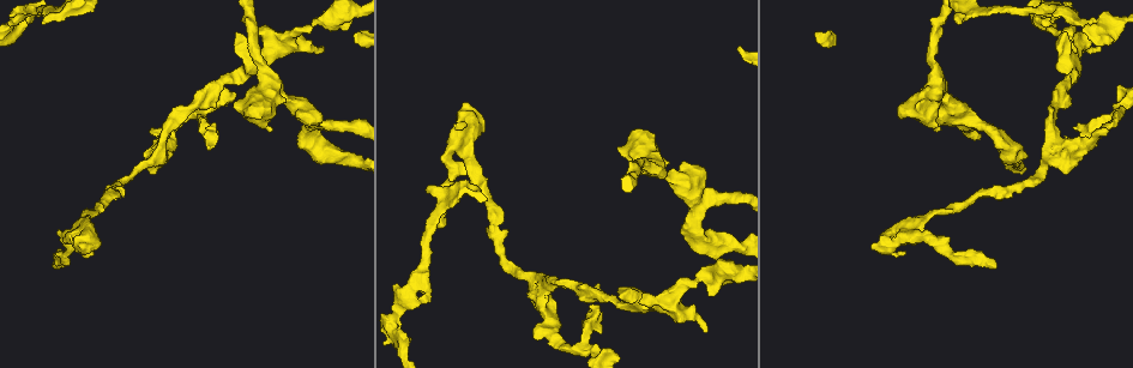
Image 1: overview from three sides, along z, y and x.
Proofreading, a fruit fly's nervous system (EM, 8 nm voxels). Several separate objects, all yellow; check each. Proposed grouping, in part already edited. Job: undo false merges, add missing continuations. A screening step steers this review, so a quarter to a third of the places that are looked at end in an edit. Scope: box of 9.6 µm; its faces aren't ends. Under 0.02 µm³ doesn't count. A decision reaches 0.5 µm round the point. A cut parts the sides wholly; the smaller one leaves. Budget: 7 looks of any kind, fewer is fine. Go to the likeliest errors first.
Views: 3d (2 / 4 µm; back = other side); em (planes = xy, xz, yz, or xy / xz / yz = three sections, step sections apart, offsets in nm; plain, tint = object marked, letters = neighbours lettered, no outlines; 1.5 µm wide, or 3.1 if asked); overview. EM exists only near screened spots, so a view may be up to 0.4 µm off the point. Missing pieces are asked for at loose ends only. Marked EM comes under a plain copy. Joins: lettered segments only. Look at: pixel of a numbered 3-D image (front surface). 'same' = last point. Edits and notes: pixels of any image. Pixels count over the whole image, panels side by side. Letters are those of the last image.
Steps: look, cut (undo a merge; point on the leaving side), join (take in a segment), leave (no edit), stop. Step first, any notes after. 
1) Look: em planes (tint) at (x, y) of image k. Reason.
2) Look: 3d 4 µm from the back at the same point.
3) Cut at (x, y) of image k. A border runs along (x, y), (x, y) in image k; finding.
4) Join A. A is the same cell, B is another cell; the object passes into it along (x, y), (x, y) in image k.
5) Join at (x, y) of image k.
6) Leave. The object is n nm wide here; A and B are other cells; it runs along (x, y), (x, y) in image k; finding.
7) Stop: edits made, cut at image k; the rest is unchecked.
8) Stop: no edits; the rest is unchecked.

Look: em 3.1 µm yz step 8 (tint) at (209, 149) of image 1. Free end.

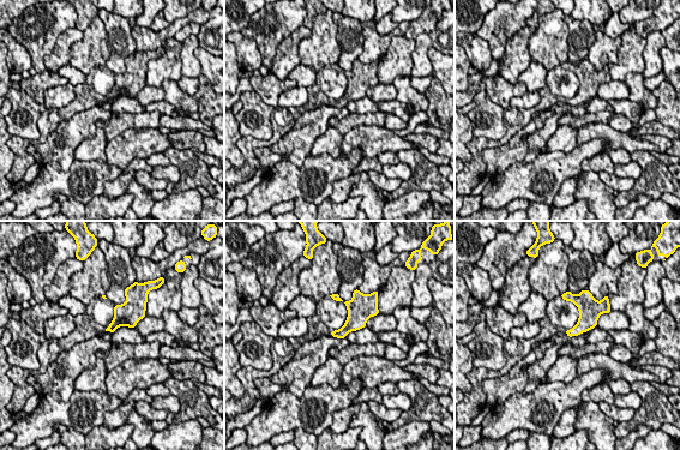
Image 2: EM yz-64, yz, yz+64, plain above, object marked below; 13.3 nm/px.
Look: em 3.1 µm planes (letters) at the same point.

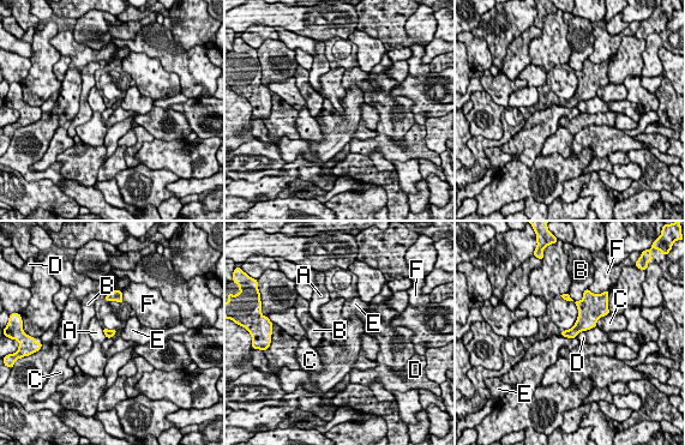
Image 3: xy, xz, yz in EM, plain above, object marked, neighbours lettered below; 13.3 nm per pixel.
Leave. The longest contact is with D, 320 nm; A, B, C, D, E and F are other cells; none of them fits.

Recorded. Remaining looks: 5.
Look: em xz step 8 (letters) at (712, 295) of image 1. Branch stops here.

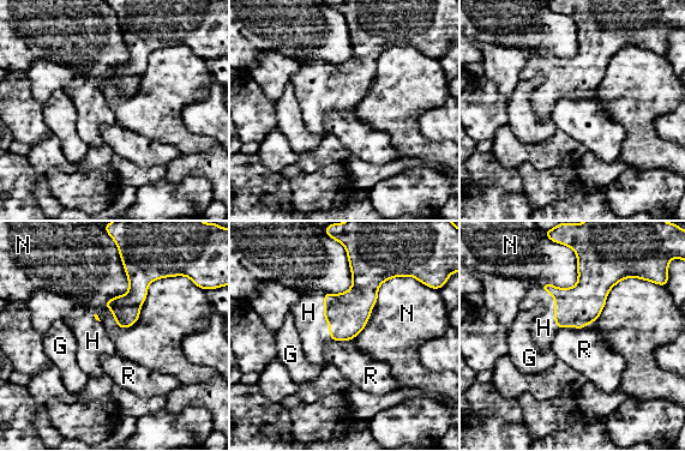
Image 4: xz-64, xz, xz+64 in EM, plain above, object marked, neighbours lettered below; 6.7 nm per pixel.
Look: em planes (letters) at the same point.

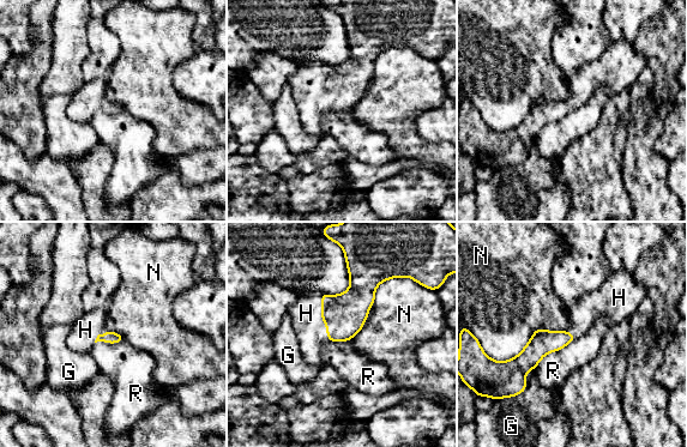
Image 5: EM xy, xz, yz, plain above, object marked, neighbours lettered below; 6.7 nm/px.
Join at (306, 313) of image 5. H is the same cell, G, N and R are other cells; the object passes into it along (344, 314), (321, 316), (306, 313) in image 5; it goes on there.

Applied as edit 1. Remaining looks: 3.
Look: overview.

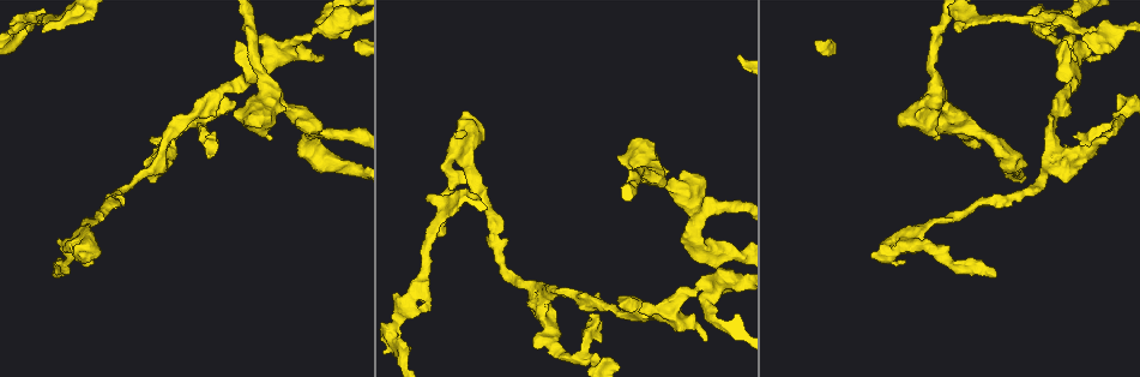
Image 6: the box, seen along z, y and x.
Look: 3d 4 µm at (427, 201) of image 6. Free end.

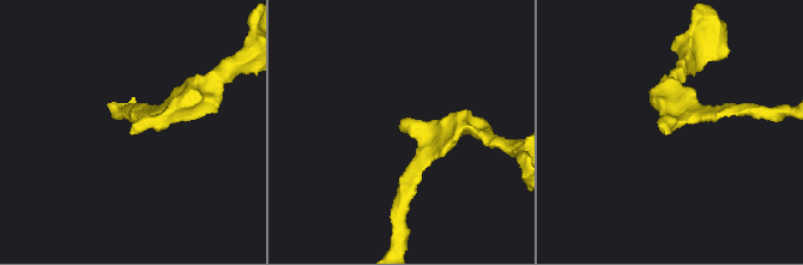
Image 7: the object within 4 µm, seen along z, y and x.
Look: em planes (letters) at (401, 127) of image 7.

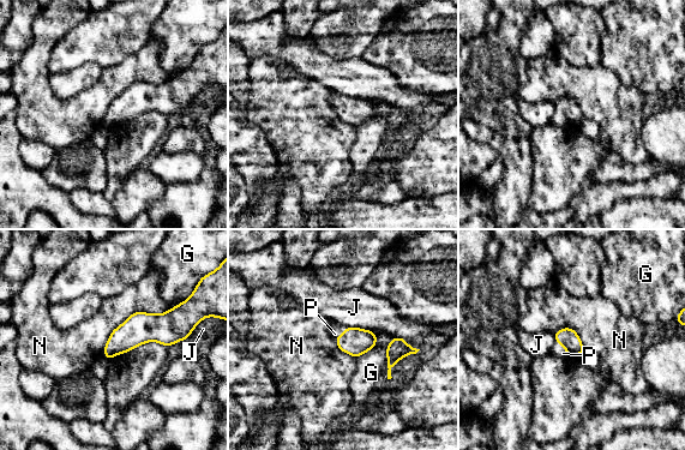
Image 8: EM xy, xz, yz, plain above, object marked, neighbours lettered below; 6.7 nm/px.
Join at (558, 349) of image 8. The longest contact is with N, 550 nm; P is the same cell, G, J and N are other cells; the object passes into it along (568, 337), (564, 348), (558, 349) in image 8; it goes on there.

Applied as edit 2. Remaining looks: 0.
Stop: edits made, join at image 5, join at image 8; the rest is unchecked.

